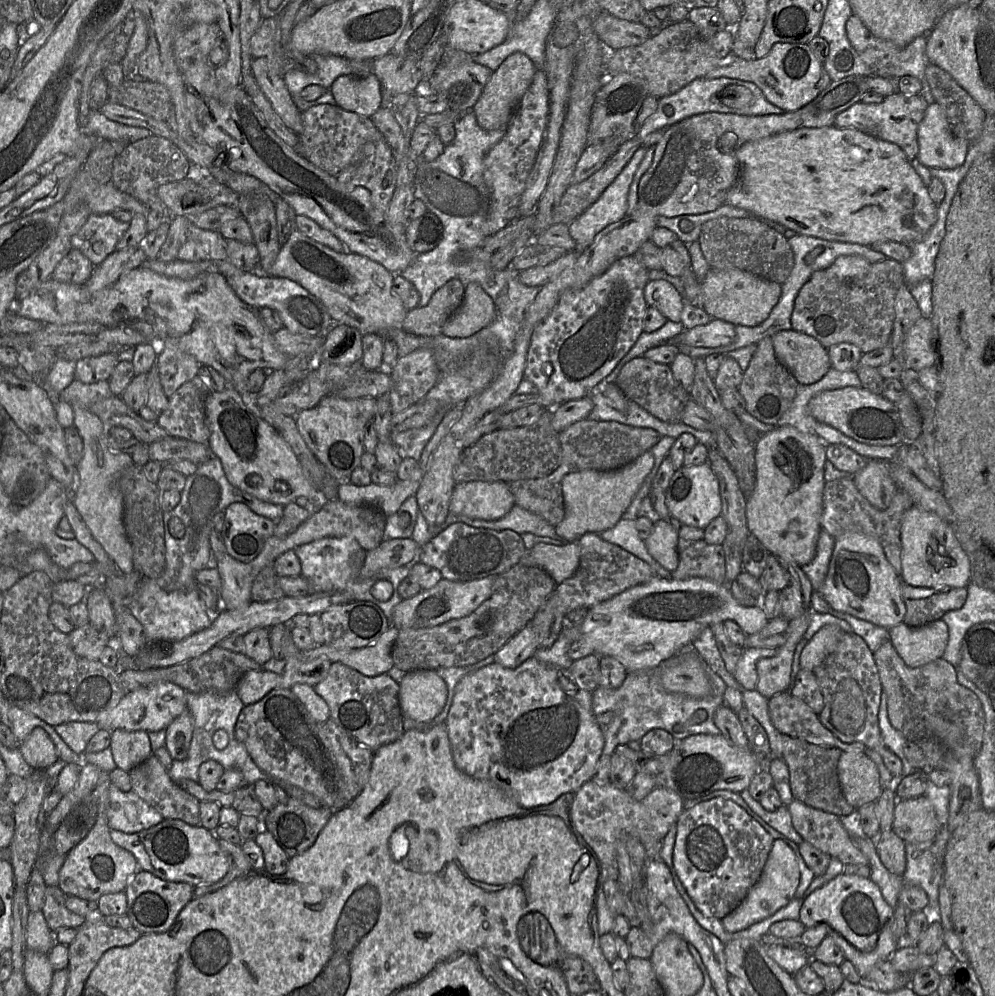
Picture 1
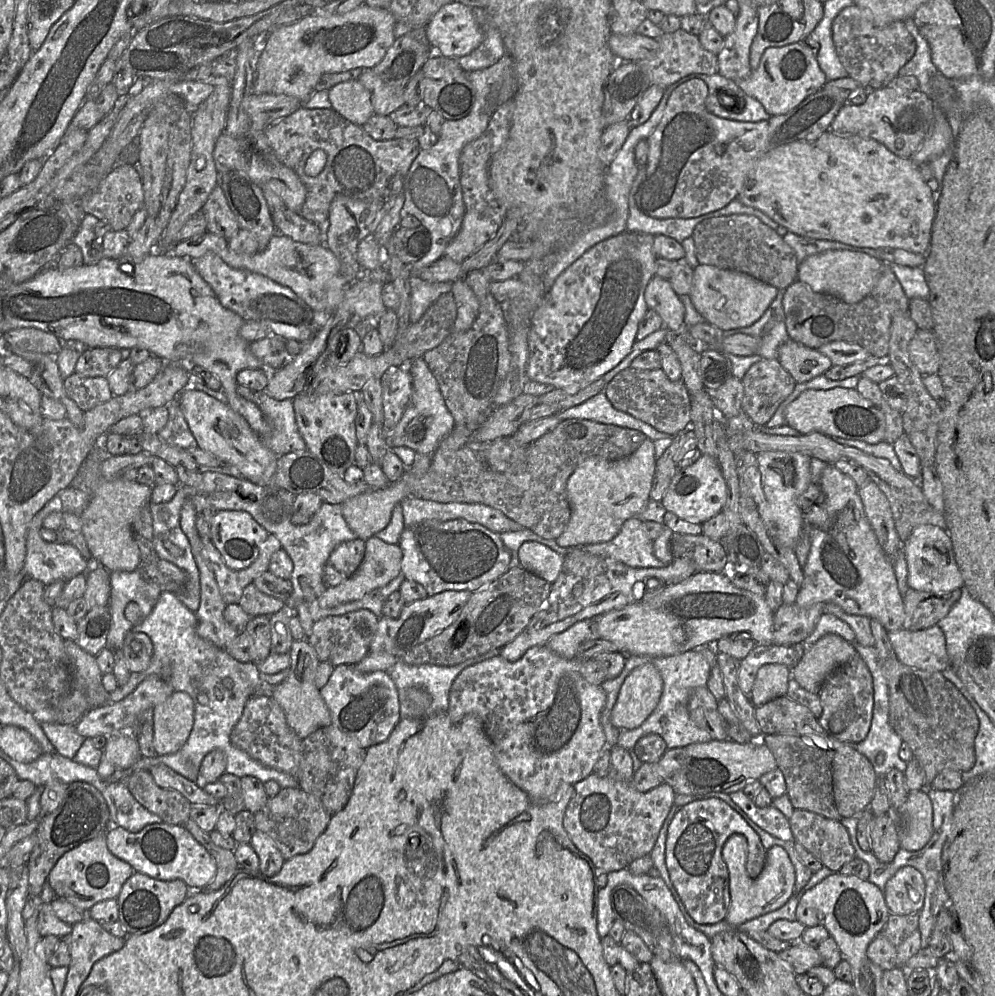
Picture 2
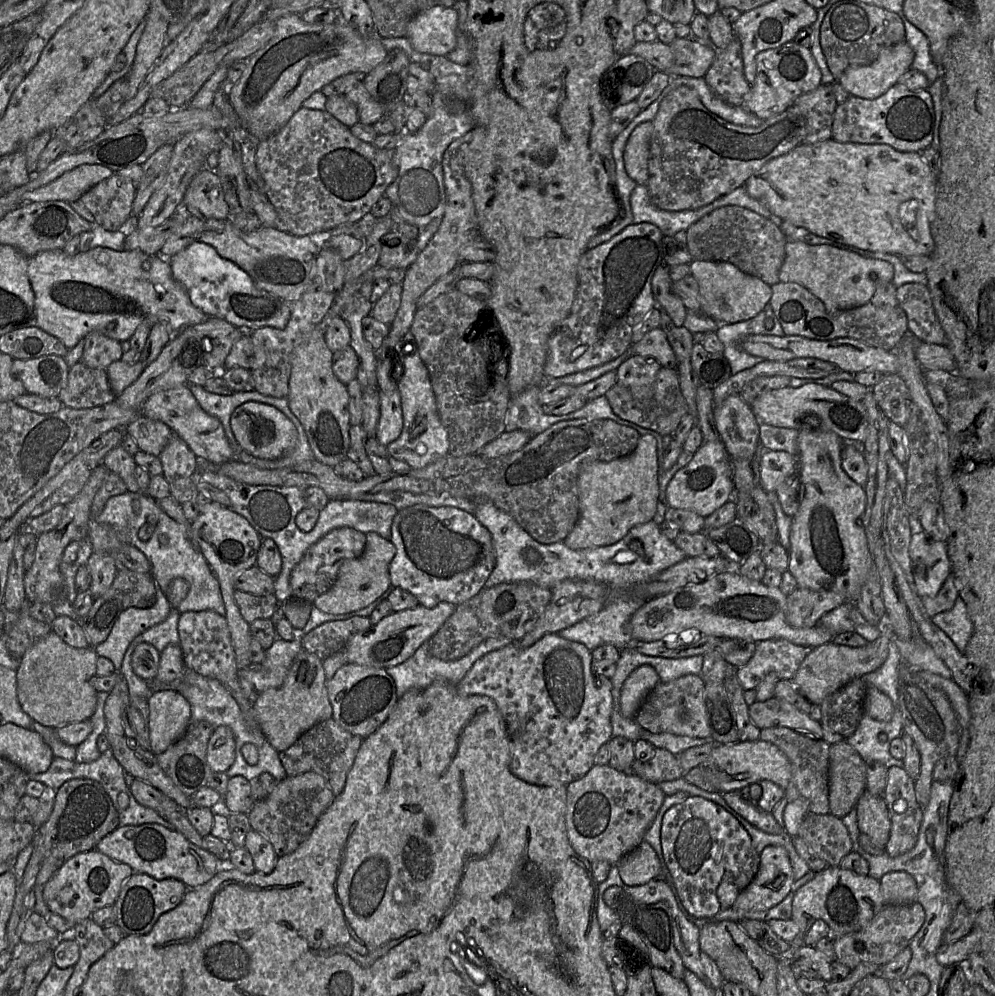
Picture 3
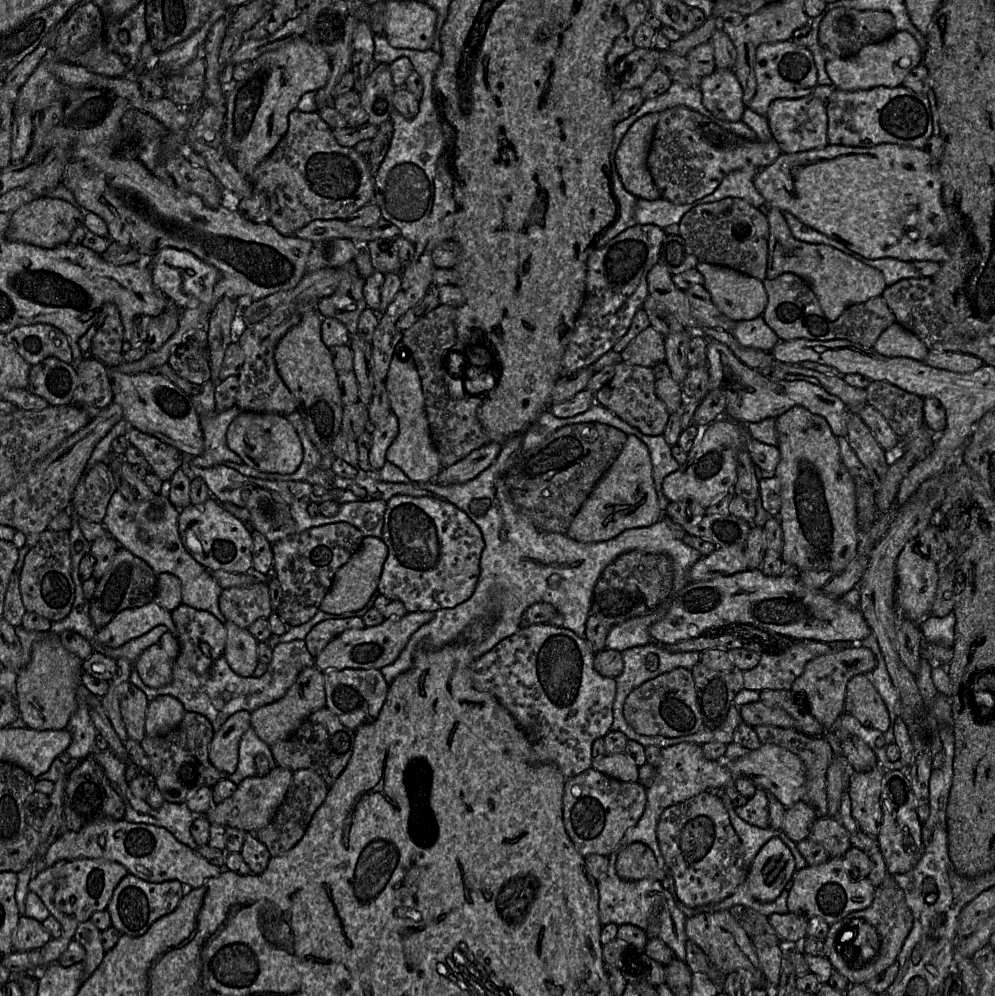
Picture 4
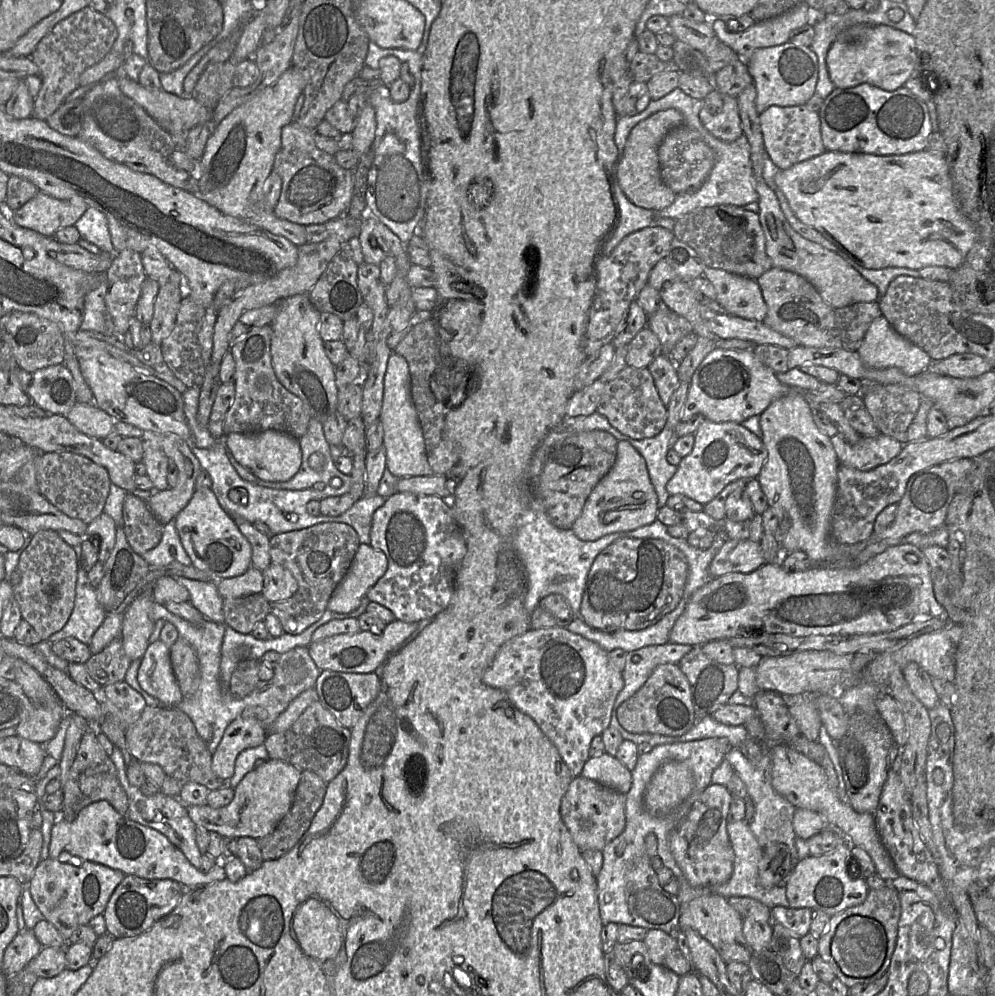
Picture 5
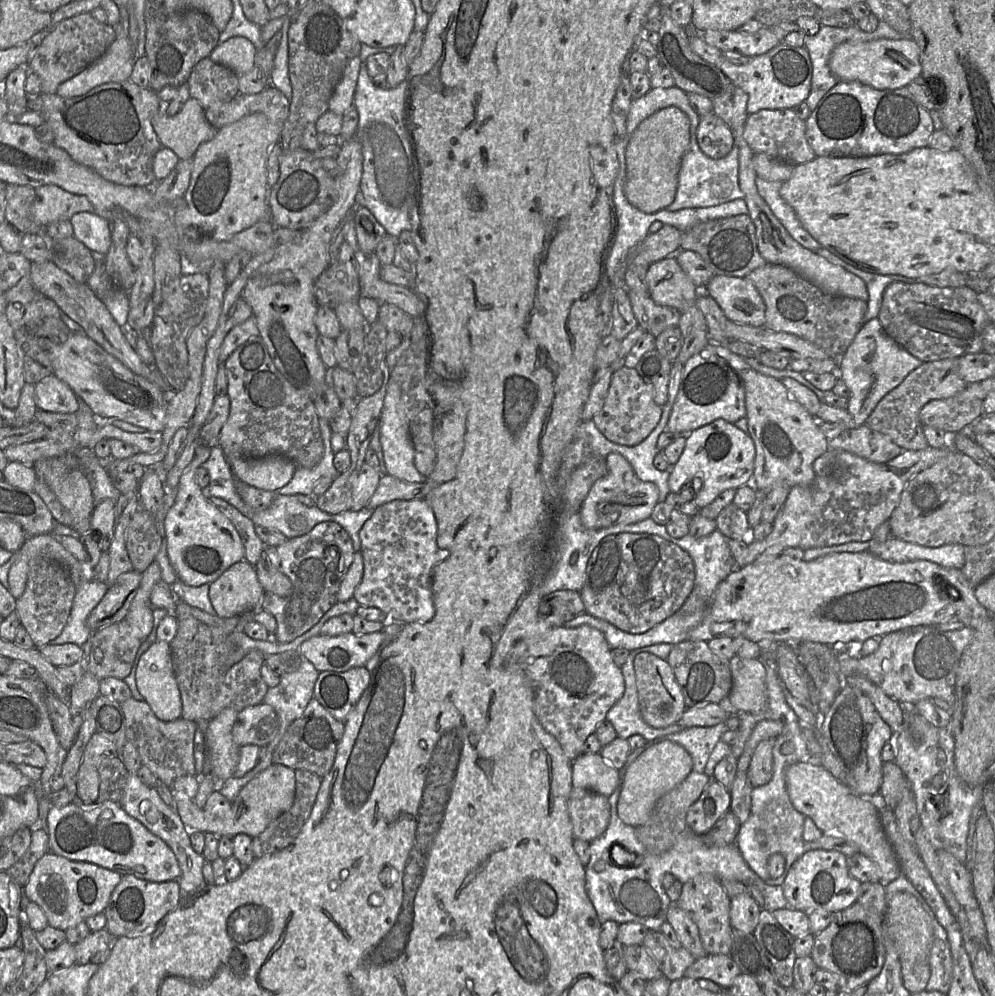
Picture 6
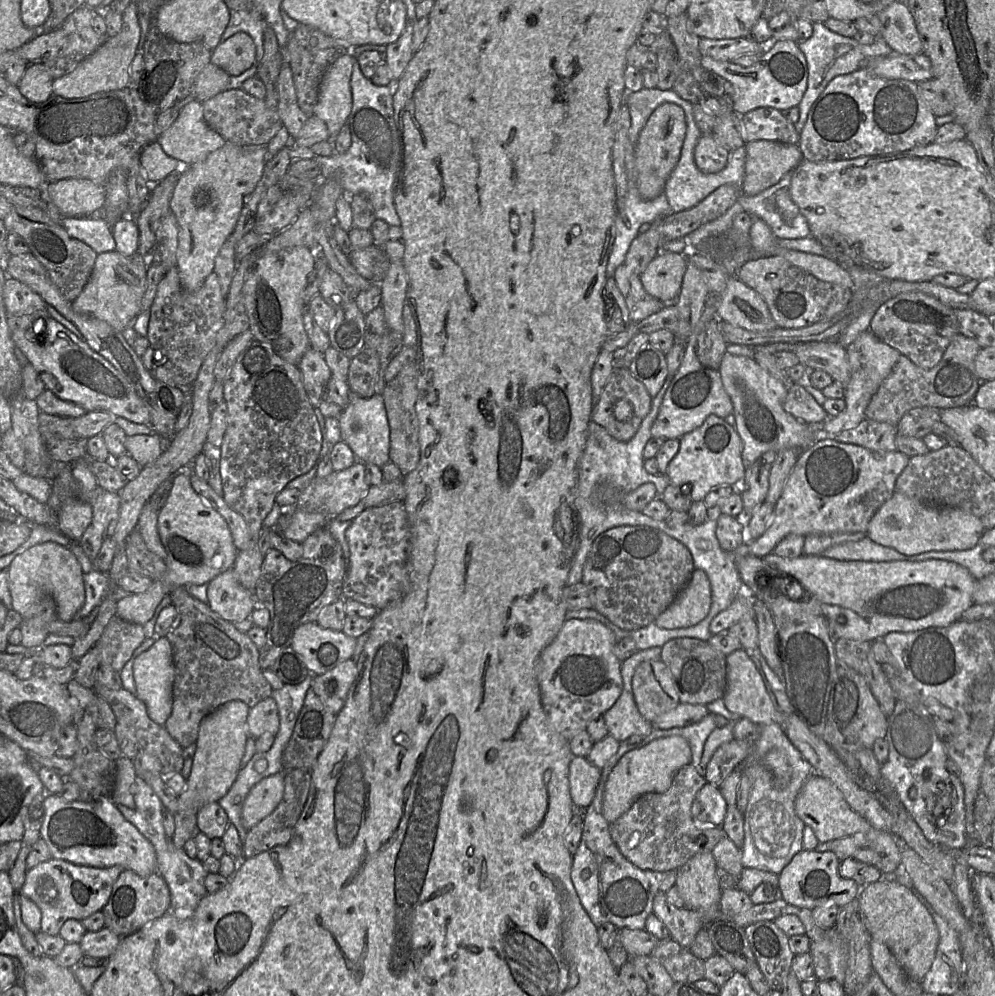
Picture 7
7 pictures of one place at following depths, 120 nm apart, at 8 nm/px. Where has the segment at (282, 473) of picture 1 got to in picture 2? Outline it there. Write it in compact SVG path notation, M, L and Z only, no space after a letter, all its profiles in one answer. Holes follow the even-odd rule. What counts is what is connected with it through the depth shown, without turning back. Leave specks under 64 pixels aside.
M184 389L177 400L198 448L238 468L244 480L260 486L268 485L279 457L265 445L264 440L240 414L228 404L197 389Z

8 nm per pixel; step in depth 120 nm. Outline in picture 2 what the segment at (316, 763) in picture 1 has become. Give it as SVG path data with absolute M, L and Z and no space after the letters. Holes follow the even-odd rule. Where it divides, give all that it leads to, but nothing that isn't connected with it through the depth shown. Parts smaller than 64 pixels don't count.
M271 695L251 696L247 700L239 721L230 733L230 741L233 746L244 751L261 764L281 772L289 773L295 777L301 760L302 739L297 736L293 729L288 725L283 709Z

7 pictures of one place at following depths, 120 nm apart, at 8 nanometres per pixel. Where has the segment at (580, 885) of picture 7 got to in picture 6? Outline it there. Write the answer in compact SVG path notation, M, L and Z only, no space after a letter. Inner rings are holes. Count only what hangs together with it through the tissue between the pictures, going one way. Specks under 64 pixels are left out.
M620 787L608 797L610 822L606 831L589 843L589 862L585 866L586 891L601 924L608 920L617 924L633 922L642 924L649 930L660 931L661 925L666 922L668 908L672 904L662 886L663 875L671 873L681 883L687 882L701 874L698 868L698 857L670 848L663 853L651 853L652 855L643 858L644 849L635 838L633 829L618 817L616 807L619 794ZM613 841L636 856L632 866L618 866L613 861L607 850Z

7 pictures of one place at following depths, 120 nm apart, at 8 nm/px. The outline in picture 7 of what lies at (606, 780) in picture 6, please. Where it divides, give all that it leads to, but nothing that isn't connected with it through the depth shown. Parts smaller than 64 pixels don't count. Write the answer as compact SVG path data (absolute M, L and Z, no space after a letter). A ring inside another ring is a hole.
M574 756L569 765L569 790L574 806L584 811L593 801L601 769L585 757Z

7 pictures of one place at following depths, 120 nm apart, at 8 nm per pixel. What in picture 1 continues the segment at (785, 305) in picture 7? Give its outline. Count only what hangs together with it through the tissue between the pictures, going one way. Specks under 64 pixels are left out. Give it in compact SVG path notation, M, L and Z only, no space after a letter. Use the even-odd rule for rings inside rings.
M891 258L871 263L868 273L857 282L844 282L837 279L826 269L815 271L799 290L791 314L792 329L817 339L826 349L841 343L850 342L857 345L863 353L890 343L890 336L895 317L895 297L899 288L905 283L904 268L901 262Z

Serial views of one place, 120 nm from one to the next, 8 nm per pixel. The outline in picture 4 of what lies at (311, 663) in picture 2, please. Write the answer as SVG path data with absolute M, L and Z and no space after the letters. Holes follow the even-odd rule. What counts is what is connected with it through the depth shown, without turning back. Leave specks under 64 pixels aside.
M315 665L306 667L281 699L250 712L251 727L262 741L271 745L290 738L309 715L325 706L323 672Z

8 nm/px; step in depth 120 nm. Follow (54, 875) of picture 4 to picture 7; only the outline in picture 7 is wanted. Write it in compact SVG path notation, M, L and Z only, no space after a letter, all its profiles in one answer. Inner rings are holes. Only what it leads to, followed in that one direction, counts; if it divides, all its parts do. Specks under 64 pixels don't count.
M51 858L26 872L19 893L32 900L40 909L42 914L40 932L55 936L59 935L60 928L66 920L83 920L103 910L113 884L123 870L125 869L119 865L97 868Z

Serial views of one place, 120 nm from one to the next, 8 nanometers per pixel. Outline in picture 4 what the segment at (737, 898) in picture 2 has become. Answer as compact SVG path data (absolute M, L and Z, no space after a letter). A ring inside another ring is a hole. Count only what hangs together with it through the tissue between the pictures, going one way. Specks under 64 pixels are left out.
M778 837L759 851L748 871L748 887L753 898L774 901L795 874L795 860L788 846Z

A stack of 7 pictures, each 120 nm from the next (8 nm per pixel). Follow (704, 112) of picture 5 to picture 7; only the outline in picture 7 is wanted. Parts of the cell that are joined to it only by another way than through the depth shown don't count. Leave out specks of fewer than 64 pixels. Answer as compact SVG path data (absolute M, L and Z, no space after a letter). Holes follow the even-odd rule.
M702 134L695 148L697 168L705 173L717 173L727 164L730 152L717 143L713 134Z

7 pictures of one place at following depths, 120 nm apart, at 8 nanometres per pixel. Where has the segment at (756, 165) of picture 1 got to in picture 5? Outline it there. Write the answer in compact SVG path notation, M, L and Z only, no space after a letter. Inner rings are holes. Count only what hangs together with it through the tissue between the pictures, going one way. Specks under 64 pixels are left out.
M927 149L901 155L825 151L816 157L796 163L788 169L778 170L774 182L799 221L817 230L837 248L868 269L902 267L919 270L927 266L943 266L954 270L962 264L976 241L974 225L959 209L945 155L930 152Z

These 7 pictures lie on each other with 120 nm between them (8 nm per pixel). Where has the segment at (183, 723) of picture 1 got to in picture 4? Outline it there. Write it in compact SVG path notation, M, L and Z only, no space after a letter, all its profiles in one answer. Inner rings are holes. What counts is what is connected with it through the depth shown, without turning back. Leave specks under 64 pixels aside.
M157 696L148 703L145 716L145 734L159 736L176 728L186 711L183 704L173 696Z

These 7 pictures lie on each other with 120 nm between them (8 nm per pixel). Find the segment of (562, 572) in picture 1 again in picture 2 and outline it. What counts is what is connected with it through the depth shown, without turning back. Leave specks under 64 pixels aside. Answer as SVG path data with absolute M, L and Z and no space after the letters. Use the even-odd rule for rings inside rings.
M526 541L518 550L520 565L545 579L554 582L562 568L565 557L537 541Z

